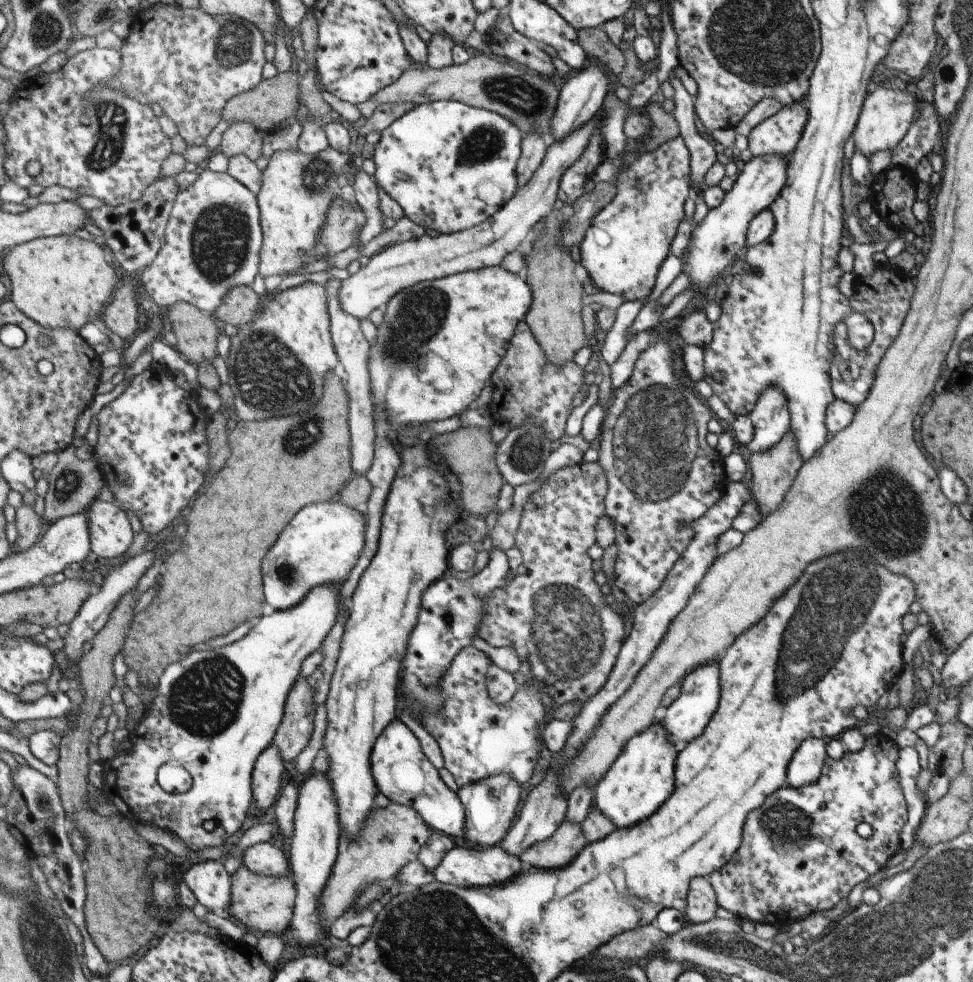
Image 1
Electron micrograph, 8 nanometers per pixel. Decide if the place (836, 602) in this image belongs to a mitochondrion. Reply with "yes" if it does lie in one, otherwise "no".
yes

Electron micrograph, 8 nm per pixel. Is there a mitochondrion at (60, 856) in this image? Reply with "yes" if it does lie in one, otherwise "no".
no

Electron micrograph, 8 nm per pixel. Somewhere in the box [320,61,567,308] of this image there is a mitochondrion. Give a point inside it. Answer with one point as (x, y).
(527, 99)

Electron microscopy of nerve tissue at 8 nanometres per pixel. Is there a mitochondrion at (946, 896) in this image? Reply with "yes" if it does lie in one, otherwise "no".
yes

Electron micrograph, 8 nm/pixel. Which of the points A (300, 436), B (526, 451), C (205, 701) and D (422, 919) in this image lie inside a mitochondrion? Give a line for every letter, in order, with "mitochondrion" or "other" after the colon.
A: mitochondrion
B: mitochondrion
C: mitochondrion
D: mitochondrion

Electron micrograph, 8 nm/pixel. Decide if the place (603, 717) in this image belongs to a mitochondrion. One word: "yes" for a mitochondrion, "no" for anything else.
no

